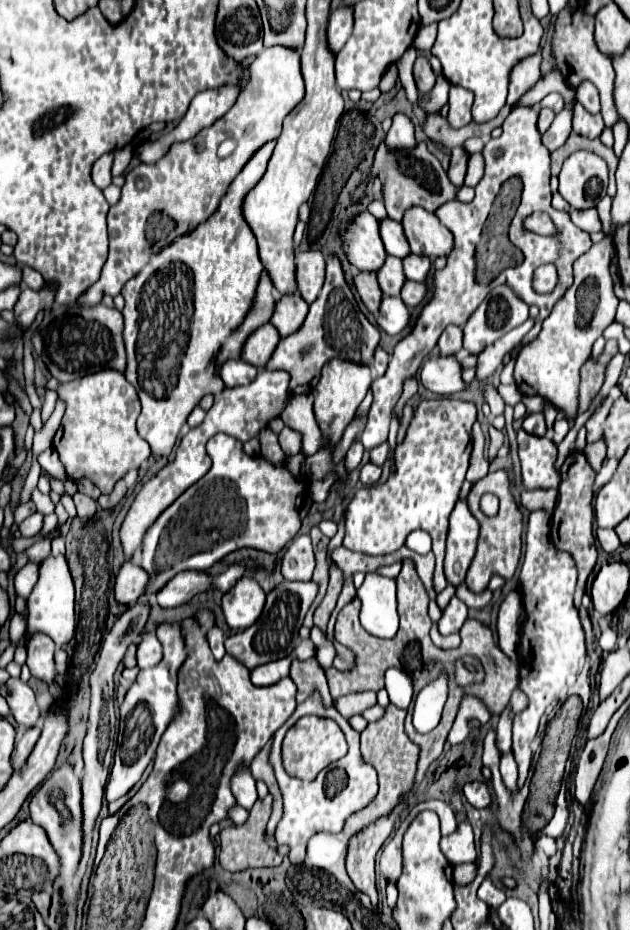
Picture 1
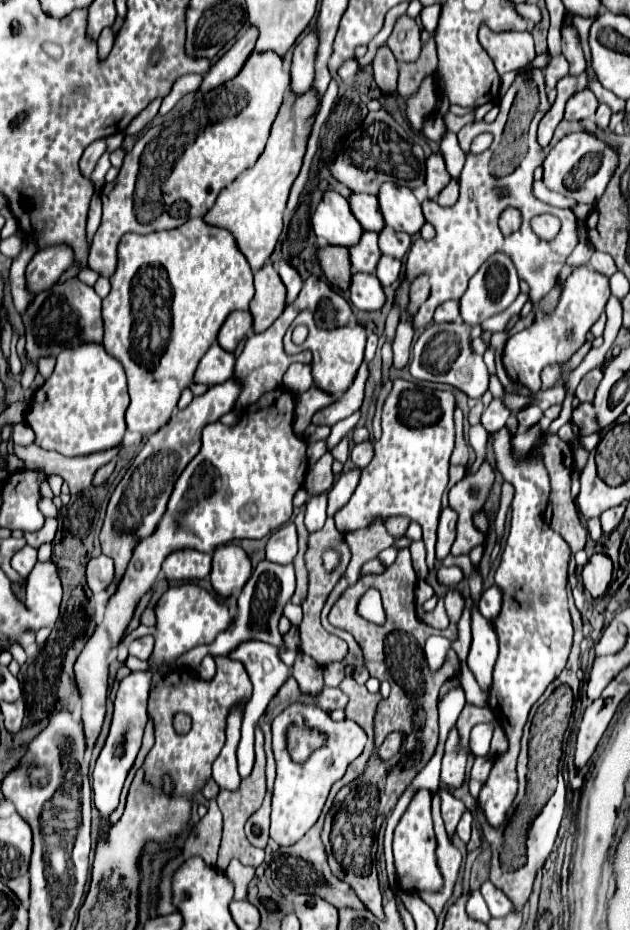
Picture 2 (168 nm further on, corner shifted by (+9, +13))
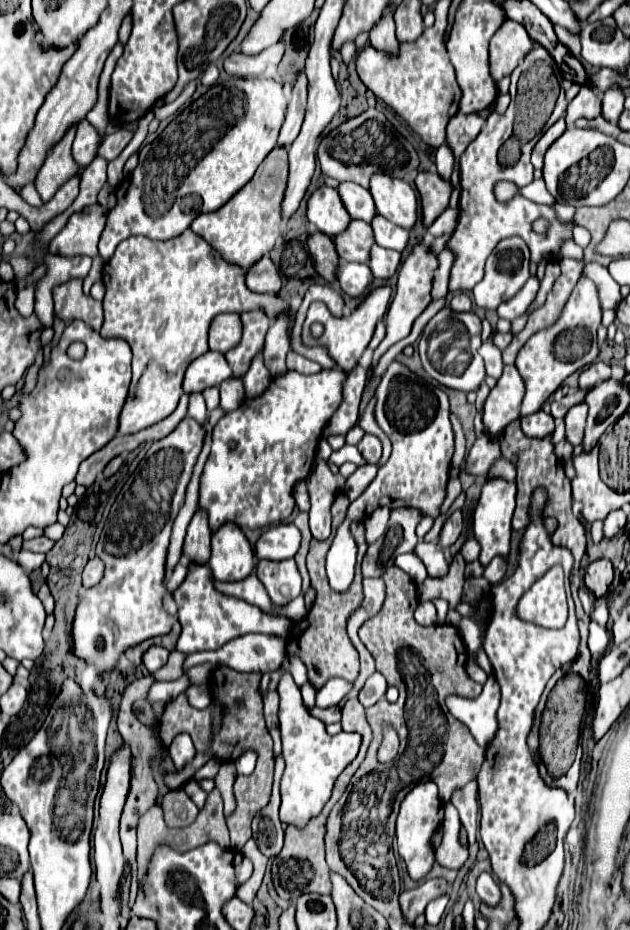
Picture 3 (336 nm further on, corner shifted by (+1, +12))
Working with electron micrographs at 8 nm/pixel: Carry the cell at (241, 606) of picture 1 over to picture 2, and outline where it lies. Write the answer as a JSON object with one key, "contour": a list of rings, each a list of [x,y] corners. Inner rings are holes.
{"contour":[[[221,545],[213,553],[211,563],[211,585],[213,589],[227,597],[231,591],[241,589],[251,575],[251,561],[239,545]]]}

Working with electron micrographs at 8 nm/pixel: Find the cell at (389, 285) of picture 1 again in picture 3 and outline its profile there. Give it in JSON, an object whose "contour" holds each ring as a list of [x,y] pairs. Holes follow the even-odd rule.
{"contour":[[[353,220],[347,234],[339,234],[339,238],[333,238],[335,246],[339,250],[339,258],[345,262],[359,262],[367,264],[371,258],[371,246],[375,244],[375,236],[371,230],[371,224]]]}

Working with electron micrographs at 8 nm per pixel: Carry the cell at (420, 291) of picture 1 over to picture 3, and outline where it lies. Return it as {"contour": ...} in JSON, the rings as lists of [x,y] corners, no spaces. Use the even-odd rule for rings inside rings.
{"contour":[[[377,244],[371,248],[369,268],[373,270],[373,276],[375,276],[375,278],[387,280],[387,278],[391,278],[393,274],[397,274],[399,266],[401,266],[401,252],[397,252],[397,250],[387,250],[387,248],[381,248],[381,246],[377,246]]]}

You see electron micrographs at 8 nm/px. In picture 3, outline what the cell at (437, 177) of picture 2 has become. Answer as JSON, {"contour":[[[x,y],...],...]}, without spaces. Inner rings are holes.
{"contour":[[[435,170],[431,172],[419,172],[415,178],[415,186],[421,194],[421,206],[423,206],[423,222],[425,226],[431,226],[431,222],[447,208],[449,196],[451,196],[451,182],[441,178]]]}

